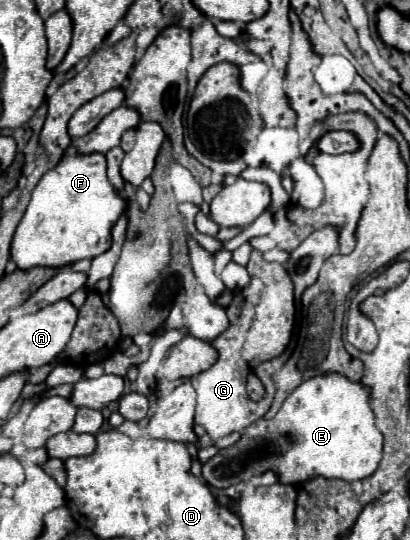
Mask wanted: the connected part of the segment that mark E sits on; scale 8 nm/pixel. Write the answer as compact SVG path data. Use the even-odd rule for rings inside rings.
M324 372L300 384L272 420L256 420L242 432L242 438L234 446L210 458L202 466L202 478L216 490L224 490L264 470L278 472L284 484L304 484L316 476L354 482L368 478L378 468L382 444L384 436L376 428L368 386L352 382L340 372ZM224 464L230 468L238 464L244 470L222 470Z

